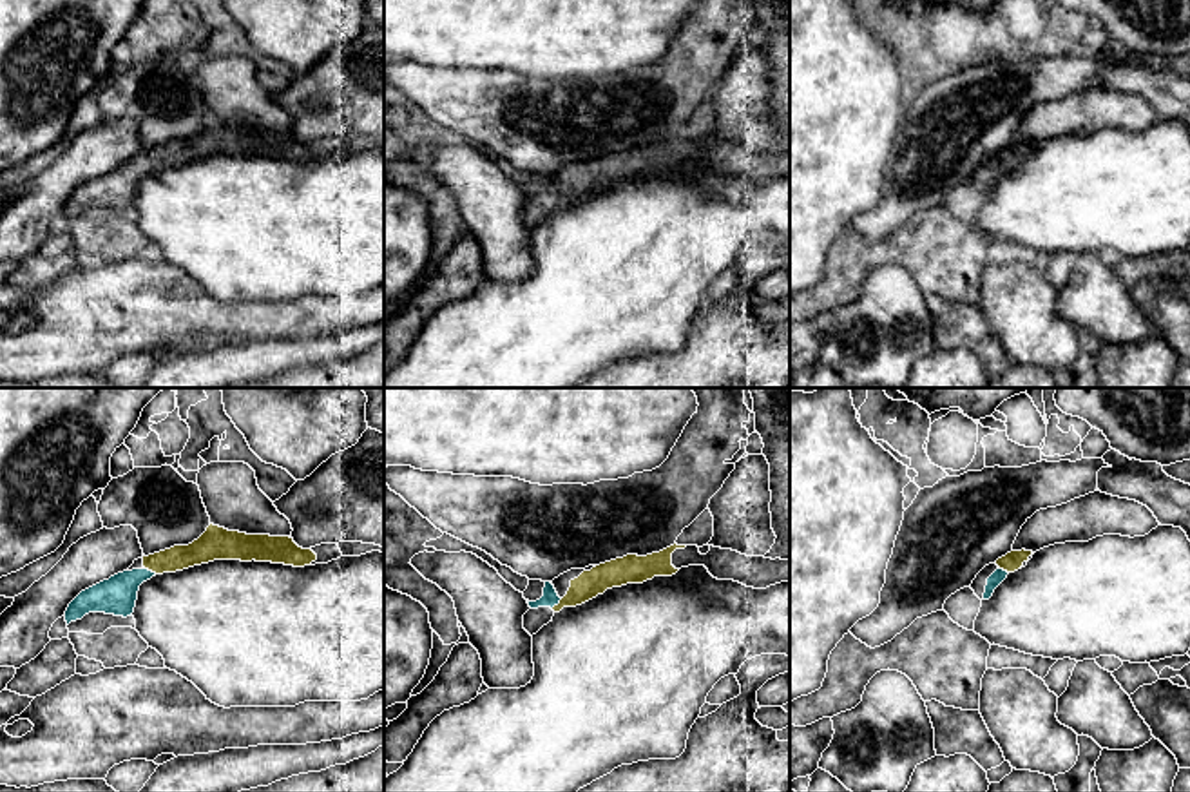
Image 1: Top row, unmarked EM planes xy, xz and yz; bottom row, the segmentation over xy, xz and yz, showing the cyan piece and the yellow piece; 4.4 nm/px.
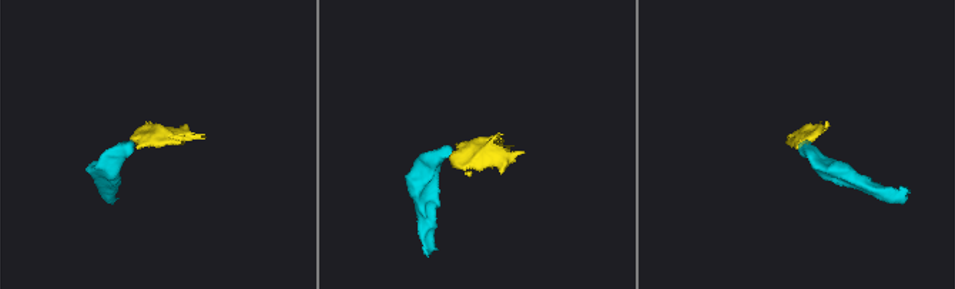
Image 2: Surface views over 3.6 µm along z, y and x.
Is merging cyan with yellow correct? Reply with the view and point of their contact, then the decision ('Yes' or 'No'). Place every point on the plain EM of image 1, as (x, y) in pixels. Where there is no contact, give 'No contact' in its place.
Touches cyan at xy (151, 165). Yes

